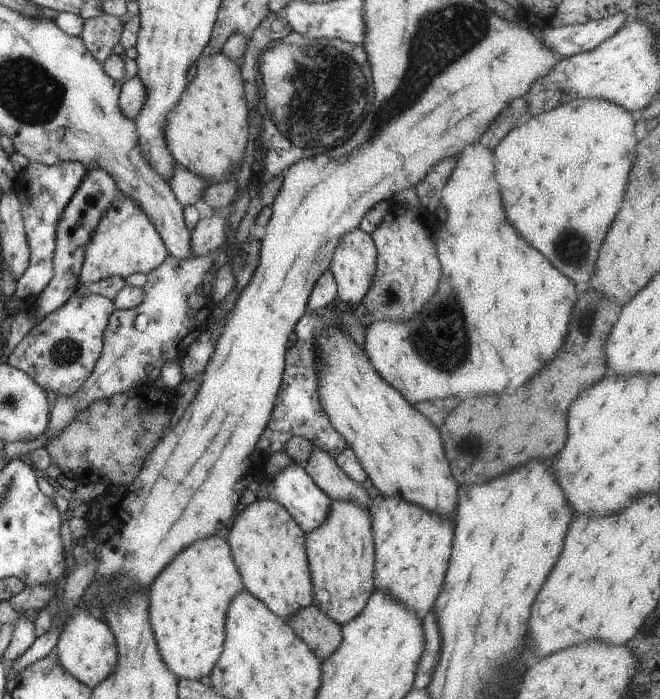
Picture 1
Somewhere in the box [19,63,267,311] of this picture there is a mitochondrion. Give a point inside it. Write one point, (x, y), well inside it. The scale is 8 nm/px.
(245, 255)

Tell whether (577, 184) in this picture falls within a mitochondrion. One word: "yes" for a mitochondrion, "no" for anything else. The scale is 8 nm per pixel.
no

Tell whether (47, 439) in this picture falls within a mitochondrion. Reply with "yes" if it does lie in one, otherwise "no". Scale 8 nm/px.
no

